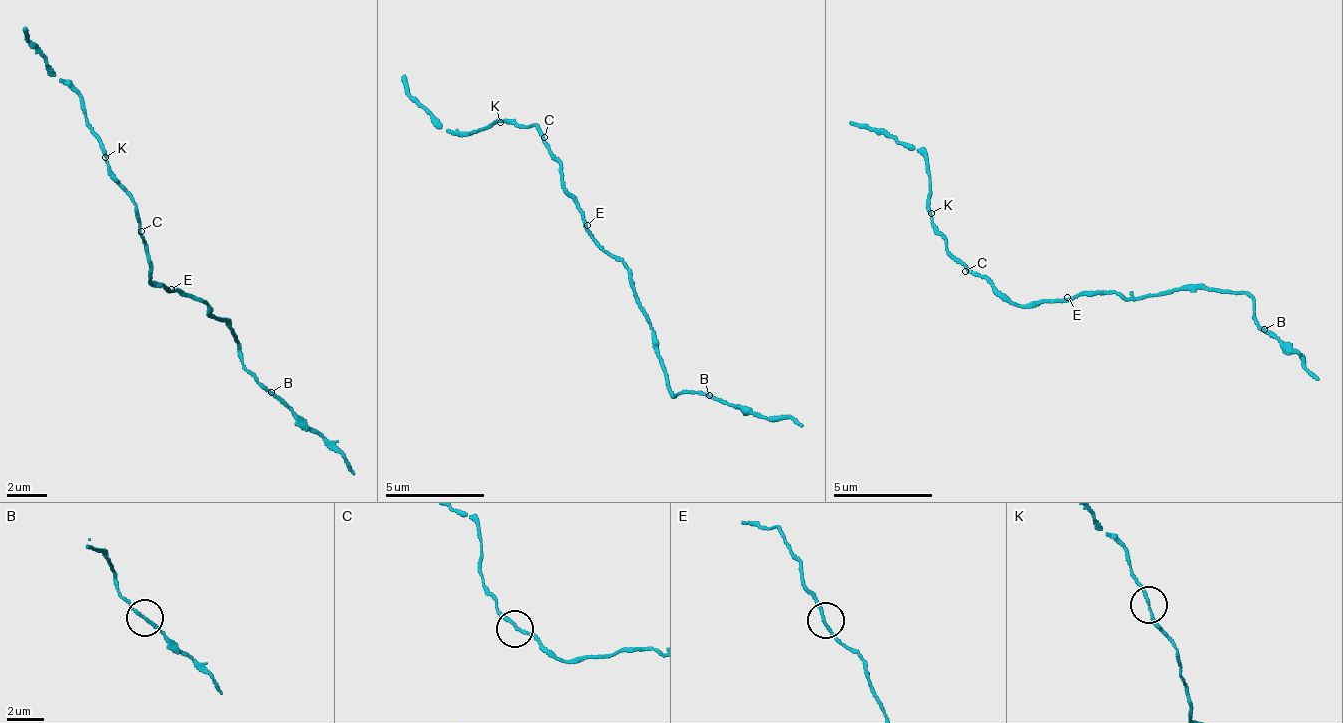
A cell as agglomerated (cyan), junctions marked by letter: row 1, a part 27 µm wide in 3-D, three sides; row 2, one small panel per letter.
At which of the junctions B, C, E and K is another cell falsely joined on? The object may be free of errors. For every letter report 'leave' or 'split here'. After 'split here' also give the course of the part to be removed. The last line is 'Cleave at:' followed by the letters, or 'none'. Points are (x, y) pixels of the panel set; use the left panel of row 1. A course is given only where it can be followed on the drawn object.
B: leave
C: leave
E: leave
K: leave
Cleave at: none

